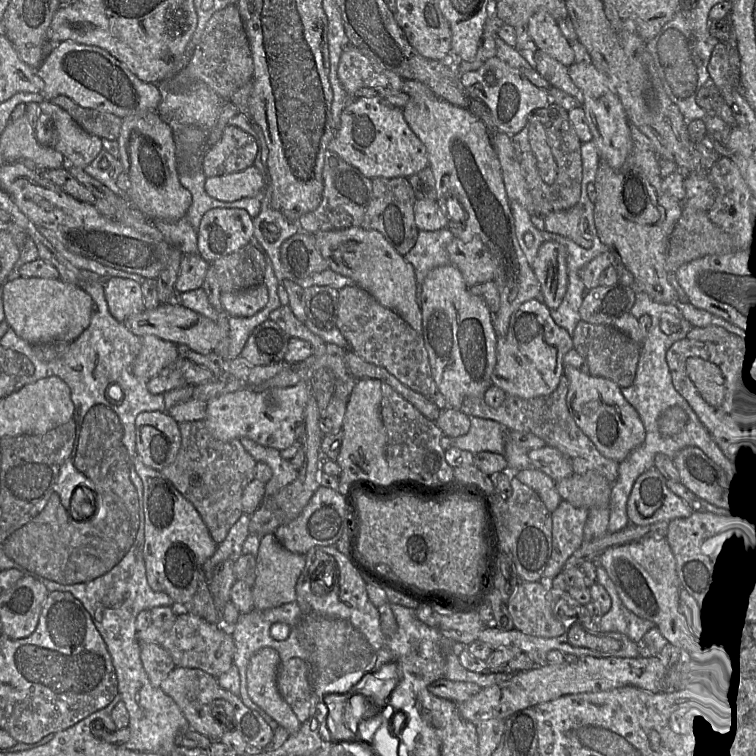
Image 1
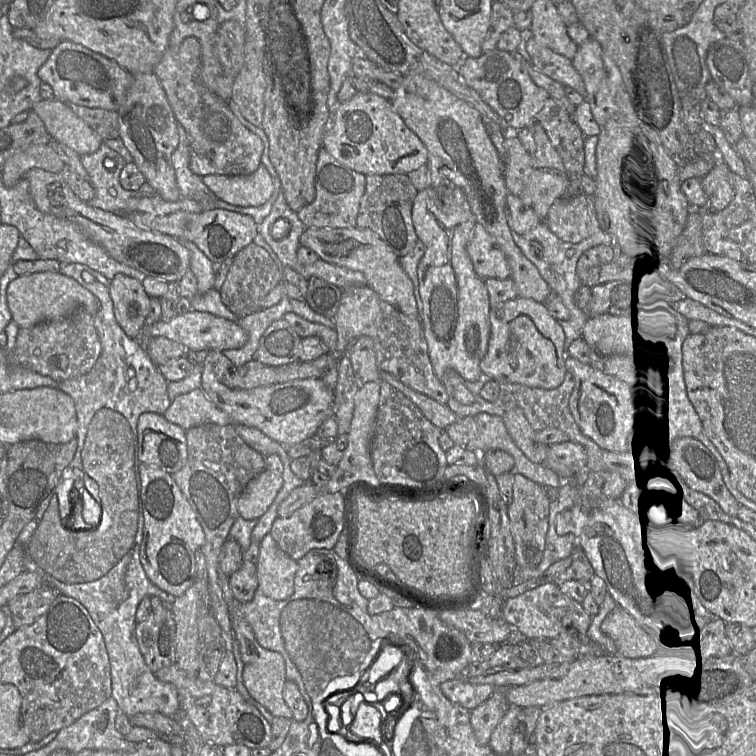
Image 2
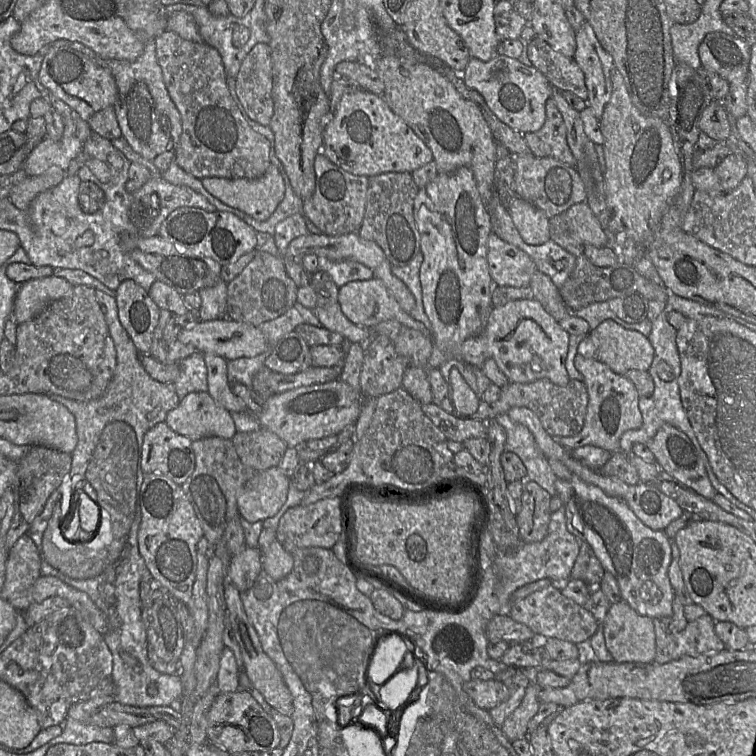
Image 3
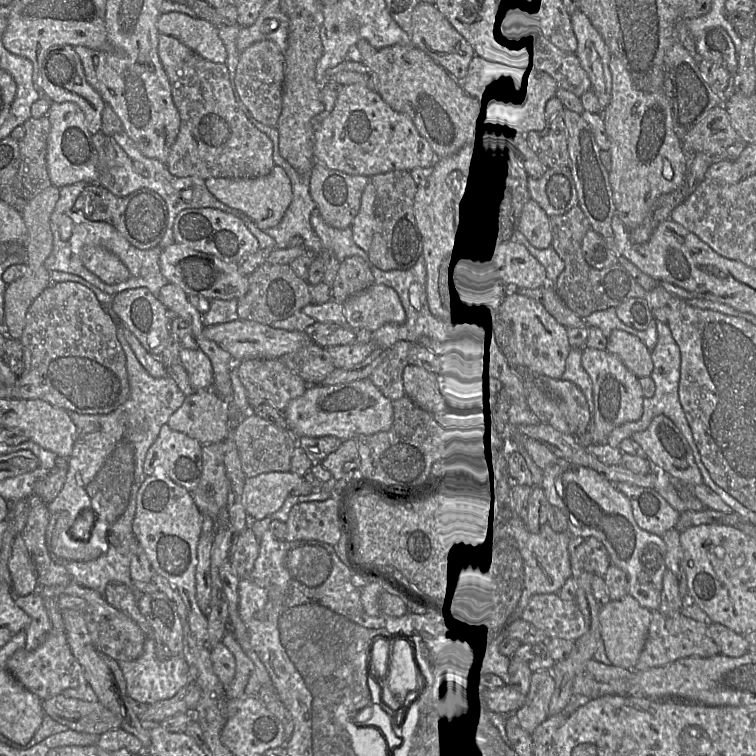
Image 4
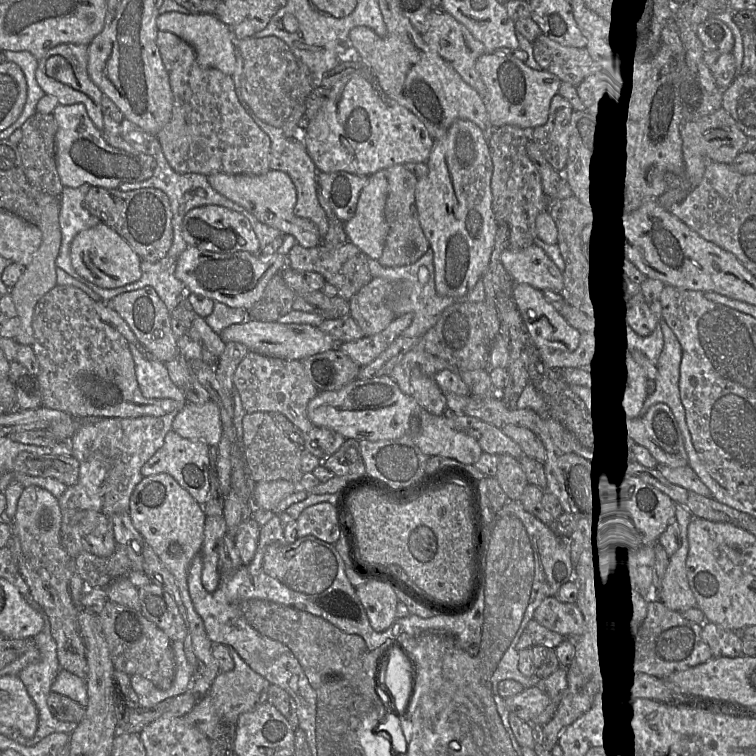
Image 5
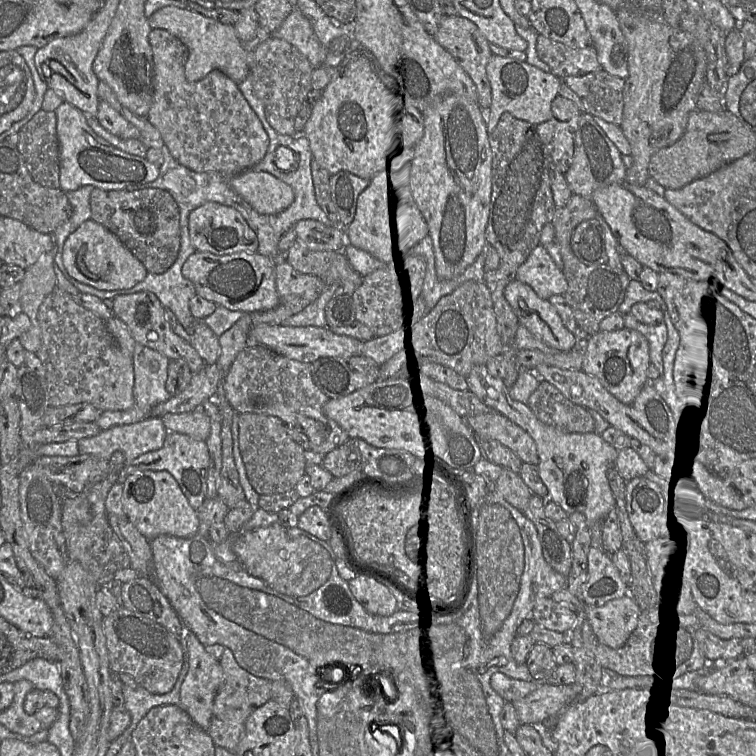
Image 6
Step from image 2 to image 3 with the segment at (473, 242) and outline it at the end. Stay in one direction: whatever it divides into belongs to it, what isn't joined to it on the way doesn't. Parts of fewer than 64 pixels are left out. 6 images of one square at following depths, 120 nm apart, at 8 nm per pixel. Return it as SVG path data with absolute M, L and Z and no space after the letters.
M493 231L488 236L487 248L488 268L494 285L529 286L538 270L526 252L502 240Z

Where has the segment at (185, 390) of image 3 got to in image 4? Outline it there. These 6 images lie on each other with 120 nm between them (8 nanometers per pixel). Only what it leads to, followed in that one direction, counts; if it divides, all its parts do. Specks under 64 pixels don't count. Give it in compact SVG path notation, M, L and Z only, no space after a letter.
M181 348L179 355L193 390L213 389L213 369L208 356L201 349L186 348Z

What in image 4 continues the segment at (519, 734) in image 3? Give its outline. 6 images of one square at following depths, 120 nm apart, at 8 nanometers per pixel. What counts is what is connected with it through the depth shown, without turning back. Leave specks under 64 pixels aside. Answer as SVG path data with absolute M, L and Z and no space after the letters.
M551 670L532 673L525 702L513 713L519 725L528 733L531 734L549 716L554 690L555 680Z

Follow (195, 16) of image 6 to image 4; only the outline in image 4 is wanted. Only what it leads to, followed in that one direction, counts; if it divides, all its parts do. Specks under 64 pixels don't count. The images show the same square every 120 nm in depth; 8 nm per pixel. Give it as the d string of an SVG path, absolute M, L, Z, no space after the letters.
M168 12L159 16L157 30L161 34L175 37L208 61L226 62L227 51L219 37L218 28L206 20L179 12Z

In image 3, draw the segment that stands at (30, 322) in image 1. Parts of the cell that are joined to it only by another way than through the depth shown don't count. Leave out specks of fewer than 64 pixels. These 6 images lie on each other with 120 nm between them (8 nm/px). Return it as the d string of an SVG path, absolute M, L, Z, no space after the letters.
M53 274L20 284L13 303L13 318L18 324L29 321L51 302L70 294L73 288L66 279Z

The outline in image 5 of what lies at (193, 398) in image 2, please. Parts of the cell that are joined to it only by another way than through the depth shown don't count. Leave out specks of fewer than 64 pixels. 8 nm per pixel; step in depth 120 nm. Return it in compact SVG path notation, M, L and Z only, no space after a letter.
M211 400L204 404L186 403L174 417L172 430L183 438L202 440L210 447L217 447L222 436L219 407Z

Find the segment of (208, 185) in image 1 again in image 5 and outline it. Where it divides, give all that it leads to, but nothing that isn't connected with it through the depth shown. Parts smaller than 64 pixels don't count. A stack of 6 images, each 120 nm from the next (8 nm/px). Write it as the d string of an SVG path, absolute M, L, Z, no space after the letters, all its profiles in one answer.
M269 170L261 175L230 175L216 173L207 176L210 186L219 194L244 207L258 221L279 230L284 235L291 235L296 243L304 248L317 247L322 243L317 226L309 219L294 215L297 201L296 189L290 177L277 170Z

